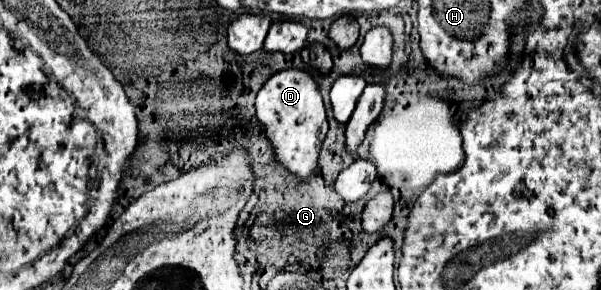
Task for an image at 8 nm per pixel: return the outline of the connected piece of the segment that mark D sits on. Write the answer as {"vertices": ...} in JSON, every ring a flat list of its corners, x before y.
{"vertices":[[285,69,275,73,257,95,257,119,267,131,275,157,299,179,317,171,317,157,327,133,327,115,323,97,313,75,301,69]]}

